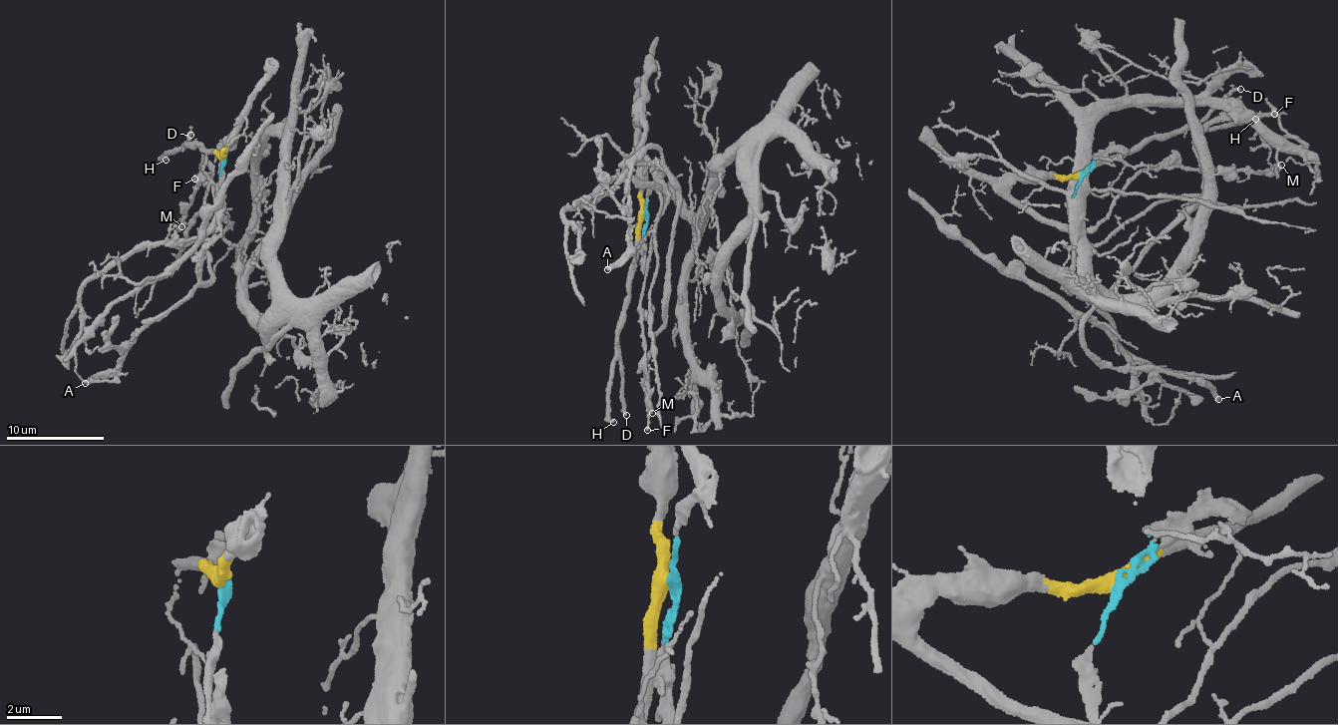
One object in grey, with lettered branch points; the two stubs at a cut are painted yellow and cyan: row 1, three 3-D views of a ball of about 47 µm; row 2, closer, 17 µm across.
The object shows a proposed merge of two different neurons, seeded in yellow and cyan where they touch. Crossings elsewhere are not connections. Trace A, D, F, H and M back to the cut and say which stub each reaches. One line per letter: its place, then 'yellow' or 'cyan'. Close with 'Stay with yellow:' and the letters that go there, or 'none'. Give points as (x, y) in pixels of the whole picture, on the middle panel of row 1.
A: (607, 269) | cyan
D: (626, 415) | yellow
F: (647, 430) | cyan
H: (613, 422) | yellow
M: (652, 413) | cyan
Stay with yellow: D, H

